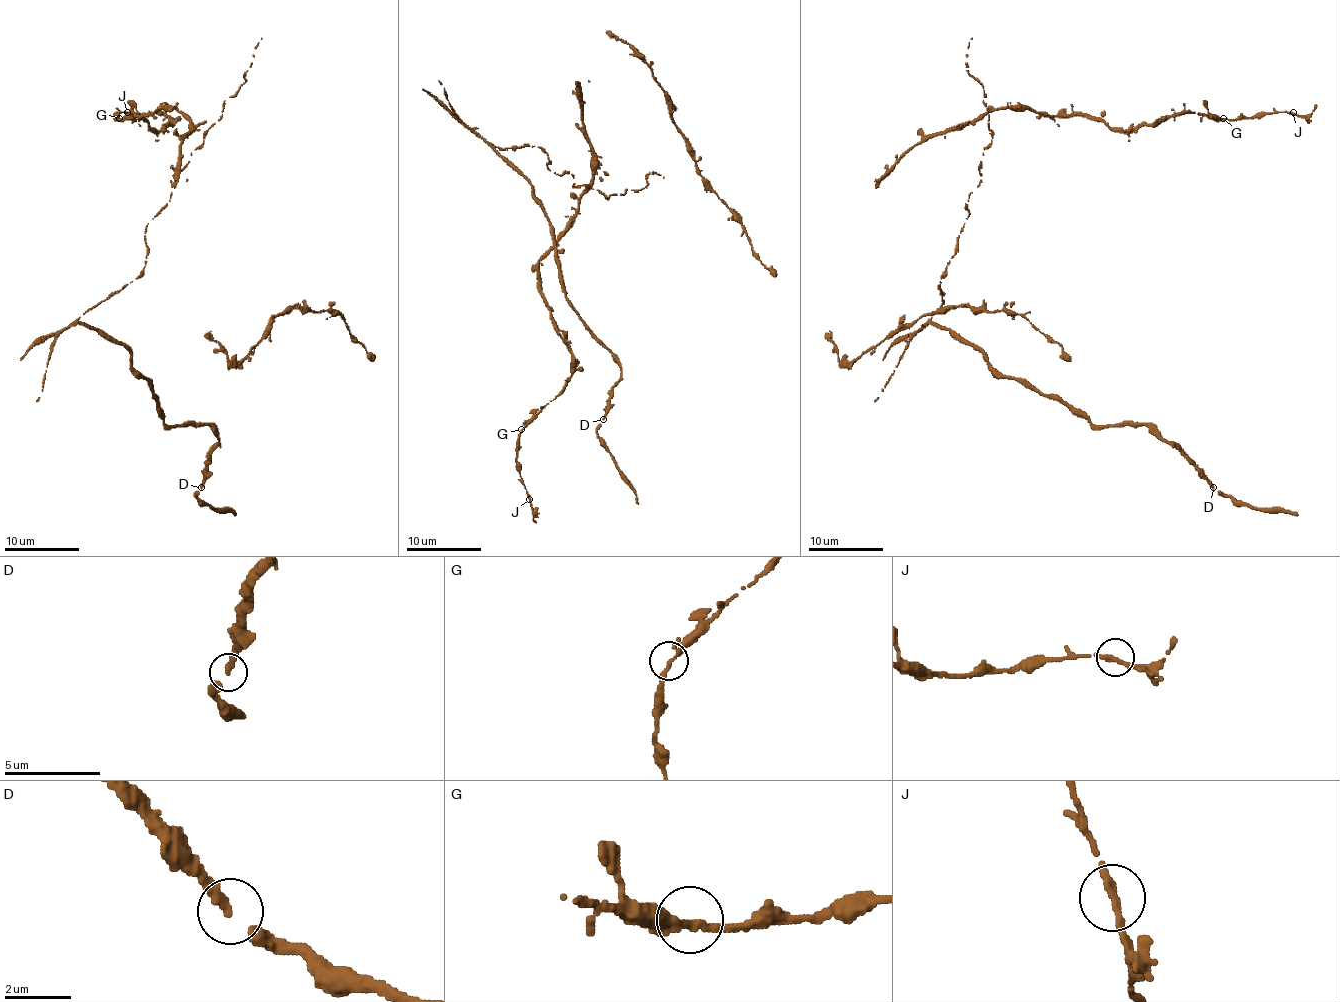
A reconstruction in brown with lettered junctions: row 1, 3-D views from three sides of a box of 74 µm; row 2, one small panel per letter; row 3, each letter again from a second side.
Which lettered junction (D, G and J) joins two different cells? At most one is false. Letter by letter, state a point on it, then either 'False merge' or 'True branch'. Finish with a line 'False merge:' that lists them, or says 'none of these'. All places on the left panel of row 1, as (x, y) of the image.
D: Place: (201, 487). True branch
G: Place: (119, 118). True branch
J: Place: (127, 112). True branch
False merge: none of these

